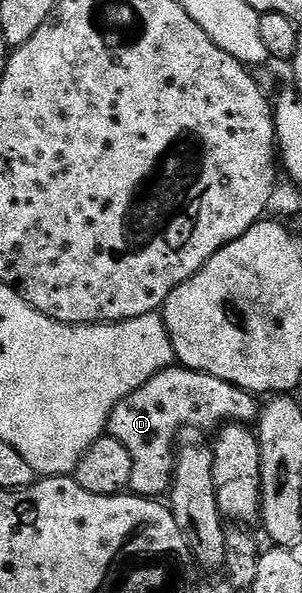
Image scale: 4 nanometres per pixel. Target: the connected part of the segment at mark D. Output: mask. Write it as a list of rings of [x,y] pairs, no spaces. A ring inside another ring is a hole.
[[[170,367],[159,371],[151,379],[147,379],[147,383],[143,383],[143,387],[139,387],[131,395],[127,395],[127,399],[123,399],[116,407],[112,416],[109,417],[109,428],[107,430],[108,436],[119,439],[119,443],[123,443],[123,447],[127,447],[127,455],[131,455],[131,483],[129,489],[132,490],[136,496],[148,497],[150,499],[160,498],[162,495],[168,494],[169,486],[173,484],[173,466],[175,464],[175,450],[178,448],[179,440],[177,436],[180,435],[184,429],[210,429],[210,431],[216,430],[222,425],[228,425],[230,423],[253,423],[258,420],[259,417],[259,401],[258,398],[252,393],[248,393],[246,389],[240,389],[237,385],[227,383],[223,379],[218,377],[212,377],[206,373],[200,373],[194,369],[187,369],[184,367]]]

